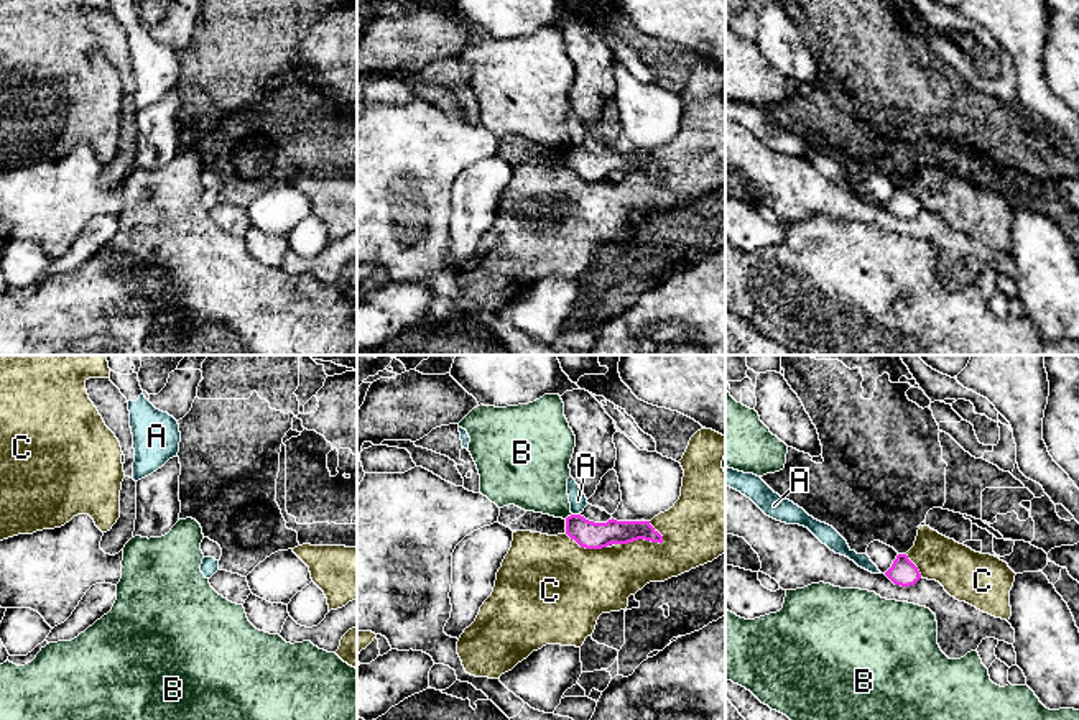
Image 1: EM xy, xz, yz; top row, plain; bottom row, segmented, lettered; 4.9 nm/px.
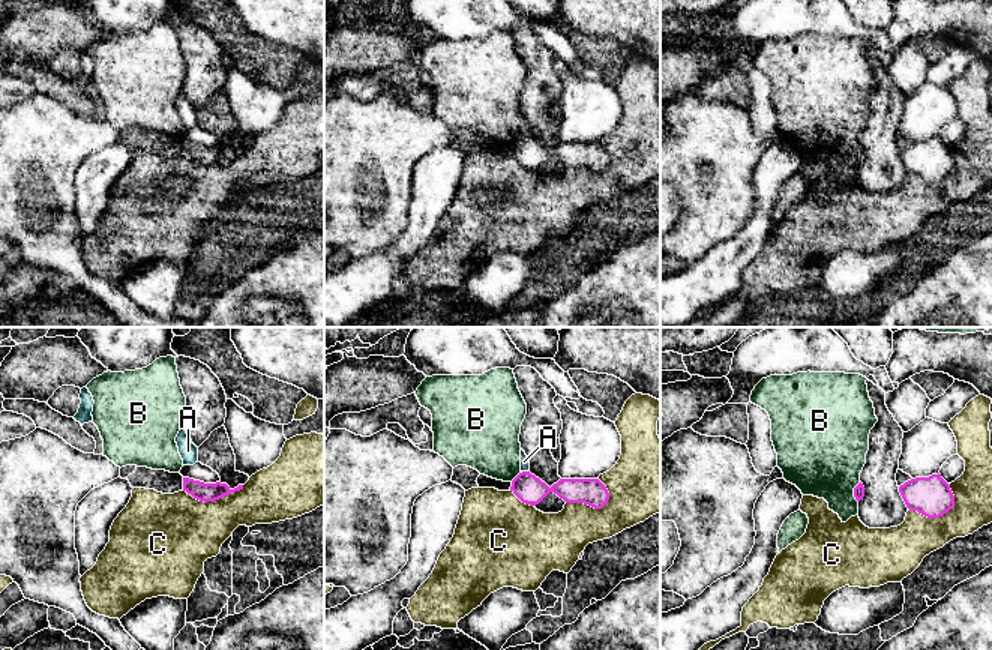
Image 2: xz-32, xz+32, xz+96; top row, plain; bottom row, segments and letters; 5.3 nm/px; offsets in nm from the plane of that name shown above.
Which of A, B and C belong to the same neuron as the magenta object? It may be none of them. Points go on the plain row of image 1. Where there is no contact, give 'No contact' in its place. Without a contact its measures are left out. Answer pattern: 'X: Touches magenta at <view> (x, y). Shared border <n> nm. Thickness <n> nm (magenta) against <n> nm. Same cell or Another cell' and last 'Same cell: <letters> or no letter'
A: Touches magenta at xz (576, 147). Shared border 30 nm. Thickness 140 nm (magenta) against 90 nm. Another cell
B: Touches magenta at xz (568, 148). Shared border 50 nm. Thickness 140 nm (magenta) against 320 nm. Another cell
C: Touches magenta at xz (640, 170). Shared border 240 nm. Thickness 140 nm (magenta) against 280 nm. Another cell
Same cell: no letter

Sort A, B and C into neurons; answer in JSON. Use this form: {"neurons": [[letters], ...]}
{"neurons": [["A"], ["B"], ["C"]]}

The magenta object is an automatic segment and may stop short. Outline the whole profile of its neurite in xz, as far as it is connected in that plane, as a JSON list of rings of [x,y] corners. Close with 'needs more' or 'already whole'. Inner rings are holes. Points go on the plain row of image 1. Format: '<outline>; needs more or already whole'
[[[581,146],[566,150],[566,166],[581,179],[602,181],[610,176],[628,176],[638,171],[663,174],[663,168],[650,153],[617,153],[594,155]]]; already whole

